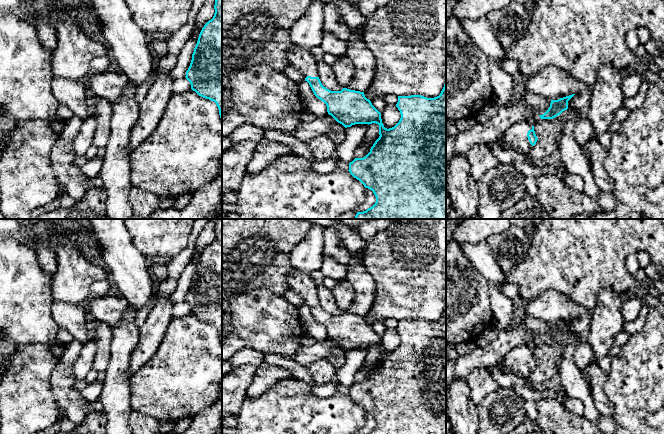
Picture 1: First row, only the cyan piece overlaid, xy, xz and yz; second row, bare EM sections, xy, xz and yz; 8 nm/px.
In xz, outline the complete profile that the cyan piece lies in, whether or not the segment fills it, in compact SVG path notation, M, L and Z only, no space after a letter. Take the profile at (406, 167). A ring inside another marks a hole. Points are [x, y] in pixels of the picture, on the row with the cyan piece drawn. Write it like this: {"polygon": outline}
{"polygon": "M291 44L289 64L299 70L314 93L327 106L327 112L345 128L355 124L379 125L379 138L370 152L363 158L355 158L349 163L350 174L359 180L365 188L373 191L376 202L366 211L357 212L355 219L446 219L446 82L439 96L427 98L421 95L398 96L396 107L401 118L392 128L385 128L381 113L367 99L364 92L343 88L331 91L324 87L319 79L317 62L311 52Z"}

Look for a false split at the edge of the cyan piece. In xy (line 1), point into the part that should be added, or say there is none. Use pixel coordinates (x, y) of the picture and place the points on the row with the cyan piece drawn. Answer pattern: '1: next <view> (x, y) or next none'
1: next none

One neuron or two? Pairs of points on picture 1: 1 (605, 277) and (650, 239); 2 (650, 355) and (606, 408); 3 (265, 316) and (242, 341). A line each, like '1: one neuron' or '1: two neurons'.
1: one neuron
2: two neurons
3: one neuron

